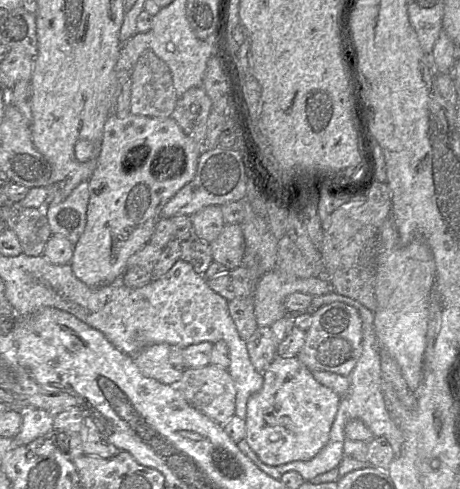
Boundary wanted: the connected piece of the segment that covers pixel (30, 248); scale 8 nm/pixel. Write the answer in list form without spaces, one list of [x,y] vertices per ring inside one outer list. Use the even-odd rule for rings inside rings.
[[[17,203],[3,204],[2,220],[13,230],[20,242],[22,252],[40,256],[52,235],[43,208],[25,208]]]

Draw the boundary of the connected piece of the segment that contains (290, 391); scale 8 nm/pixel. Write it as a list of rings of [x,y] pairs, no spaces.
[[[297,356],[275,357],[262,375],[262,388],[247,401],[244,439],[269,466],[312,459],[329,440],[341,397],[317,382]]]

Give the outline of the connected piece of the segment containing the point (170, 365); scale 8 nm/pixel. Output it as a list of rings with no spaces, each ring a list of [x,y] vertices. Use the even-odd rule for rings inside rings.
[[[167,343],[150,345],[131,357],[144,376],[166,385],[176,386],[187,369],[182,348]]]

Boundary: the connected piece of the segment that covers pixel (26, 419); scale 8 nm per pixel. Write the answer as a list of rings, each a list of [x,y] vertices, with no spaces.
[[[8,403],[7,405],[16,407],[16,411],[19,411],[22,415],[21,429],[20,429],[19,433],[13,438],[19,443],[19,445],[27,444],[27,443],[33,441],[34,439],[36,439],[37,437],[49,432],[50,430],[52,430],[54,428],[53,425],[54,425],[55,415],[46,409],[40,409],[40,408],[37,409],[34,407],[17,407],[16,405],[11,404],[11,403]]]

